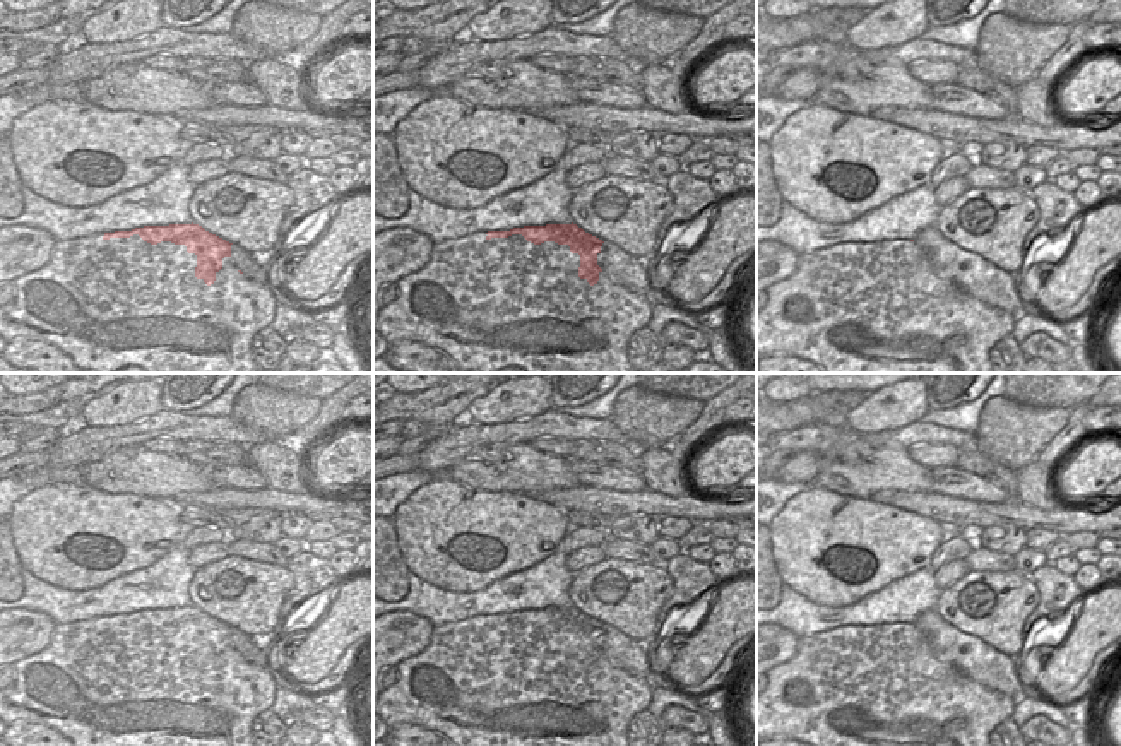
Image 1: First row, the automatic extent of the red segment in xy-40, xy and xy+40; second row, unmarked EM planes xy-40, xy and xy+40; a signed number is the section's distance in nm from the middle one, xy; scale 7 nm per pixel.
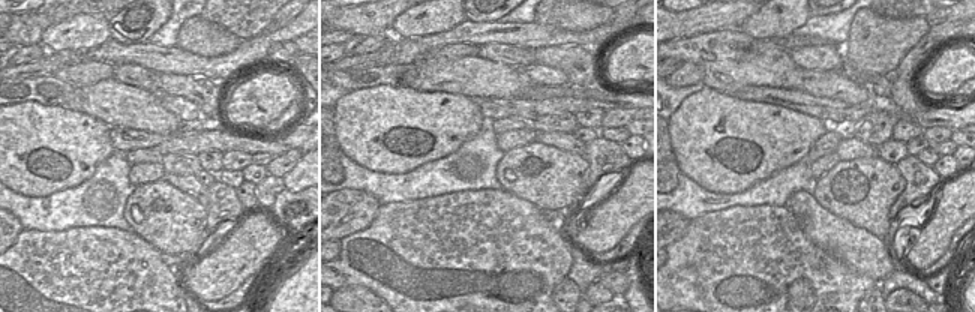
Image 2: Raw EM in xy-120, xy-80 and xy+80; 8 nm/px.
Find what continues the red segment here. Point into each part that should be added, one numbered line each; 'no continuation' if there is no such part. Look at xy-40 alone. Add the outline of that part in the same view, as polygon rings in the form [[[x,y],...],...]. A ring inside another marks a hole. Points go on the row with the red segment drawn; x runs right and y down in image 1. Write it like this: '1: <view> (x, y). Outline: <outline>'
1: xy-40 (245, 211). Outline: [[[226,173],[197,185],[188,212],[193,224],[265,258],[286,240],[282,221],[291,205],[286,183]]]

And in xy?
1: xy (628, 213). Outline: [[[606,175],[575,190],[568,212],[573,224],[585,233],[602,241],[611,241],[635,258],[649,258],[664,245],[661,224],[671,216],[673,205],[673,195],[662,185]]]

